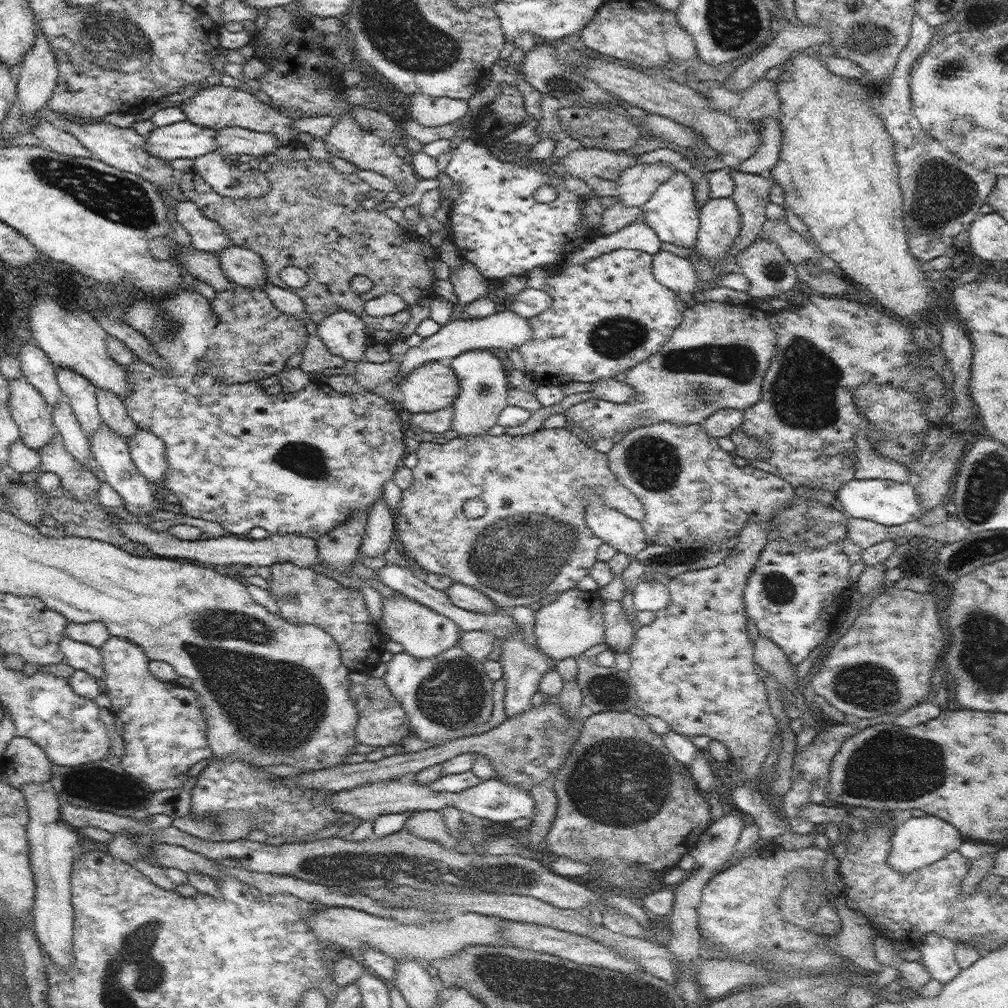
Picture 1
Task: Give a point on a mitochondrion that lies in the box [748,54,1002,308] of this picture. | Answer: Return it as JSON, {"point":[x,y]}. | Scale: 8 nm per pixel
{"point":[943,194]}

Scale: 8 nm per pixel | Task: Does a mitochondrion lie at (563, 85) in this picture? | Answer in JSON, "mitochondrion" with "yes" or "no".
{"mitochondrion":"yes"}

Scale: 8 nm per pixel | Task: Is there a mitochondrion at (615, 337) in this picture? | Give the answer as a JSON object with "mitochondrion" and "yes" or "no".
{"mitochondrion":"yes"}

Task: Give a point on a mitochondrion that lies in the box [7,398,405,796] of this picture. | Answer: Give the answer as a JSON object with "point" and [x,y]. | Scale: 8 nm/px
{"point":[277,709]}

